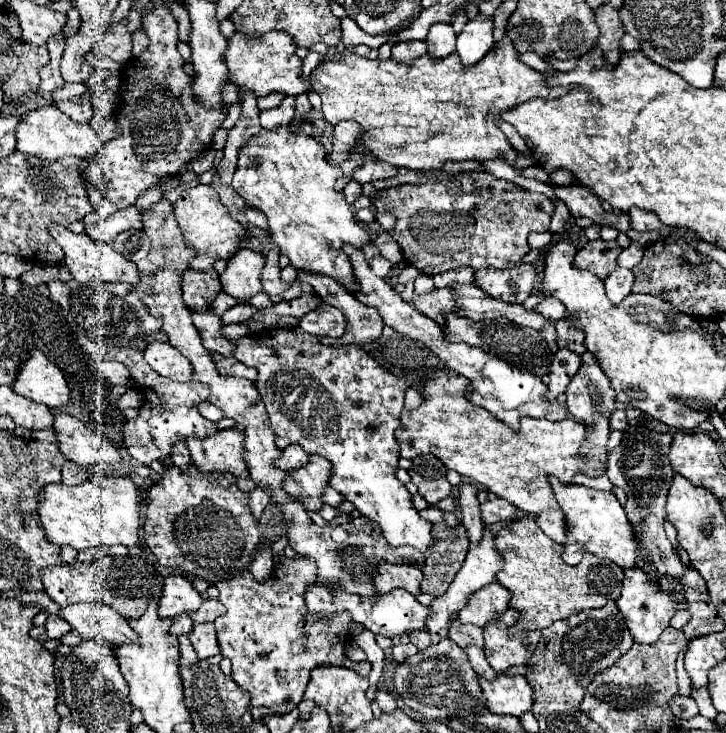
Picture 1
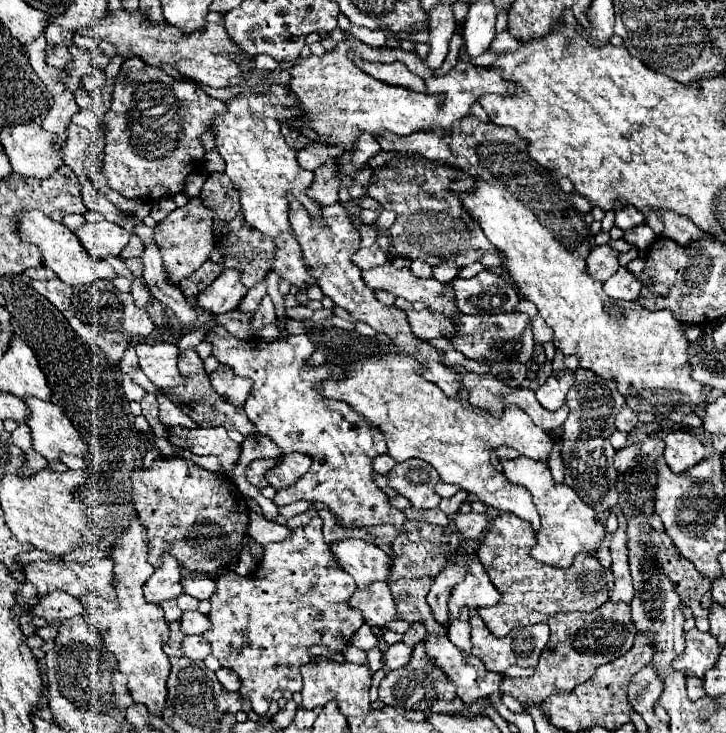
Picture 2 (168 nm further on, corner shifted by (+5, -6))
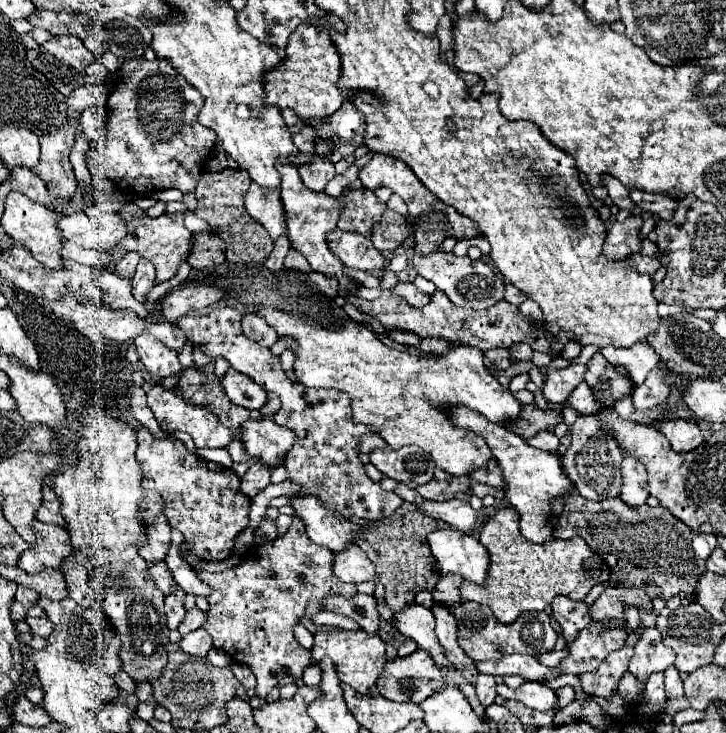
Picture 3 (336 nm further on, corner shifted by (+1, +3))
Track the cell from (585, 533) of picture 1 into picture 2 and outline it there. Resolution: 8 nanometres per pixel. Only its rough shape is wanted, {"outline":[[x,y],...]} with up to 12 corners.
{"outline":[[504,457],[506,479],[532,493],[542,527],[536,561],[570,567],[596,553],[606,513],[552,479],[548,461]]}

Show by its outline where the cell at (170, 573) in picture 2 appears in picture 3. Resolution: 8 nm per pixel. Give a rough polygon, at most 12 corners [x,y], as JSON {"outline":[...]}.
{"outline":[[156,518],[140,556],[148,564],[164,562],[170,548],[170,524]]}

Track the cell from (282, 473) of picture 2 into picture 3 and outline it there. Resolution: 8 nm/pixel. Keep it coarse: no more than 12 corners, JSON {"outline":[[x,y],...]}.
{"outline":[[246,420],[242,442],[252,458],[278,466],[296,444],[272,420]]}

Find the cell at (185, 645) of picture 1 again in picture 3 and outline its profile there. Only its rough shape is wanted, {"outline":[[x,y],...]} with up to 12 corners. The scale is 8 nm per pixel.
{"outline":[[178,588],[166,596],[168,628],[176,630],[186,614],[184,596]]}

